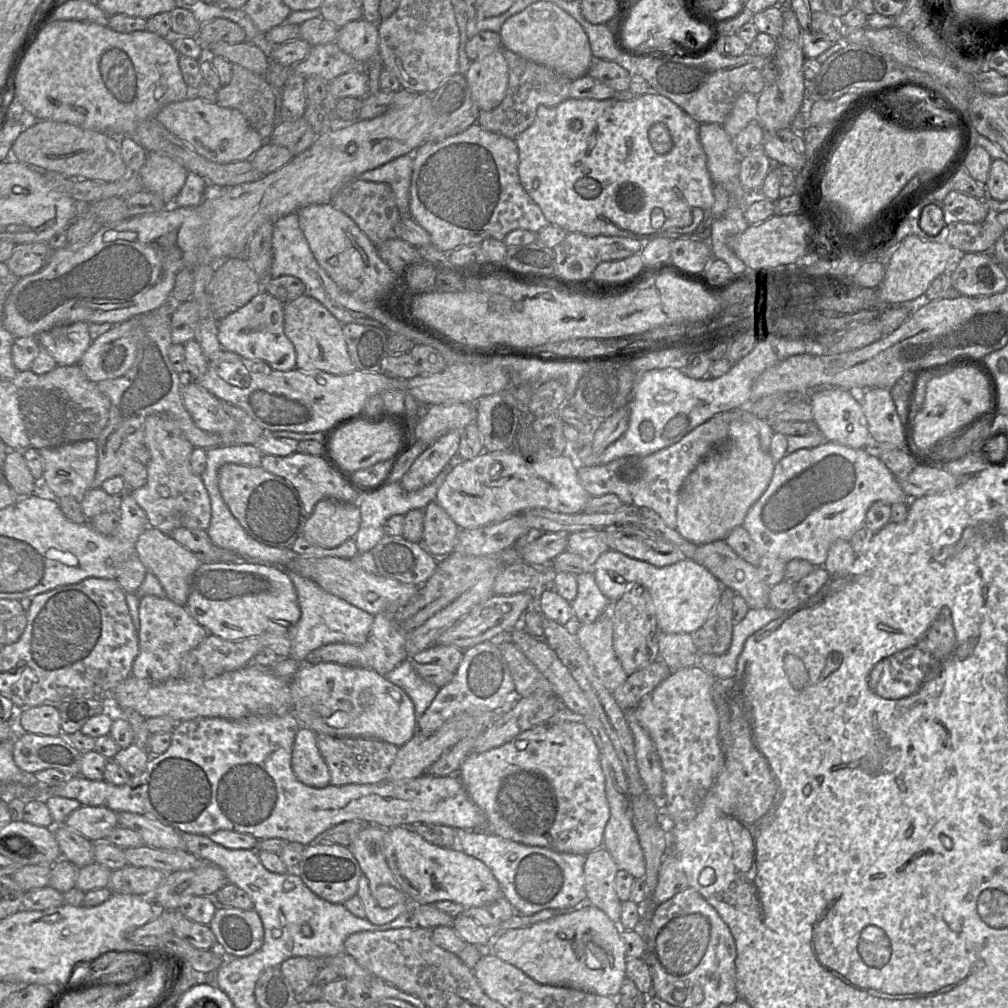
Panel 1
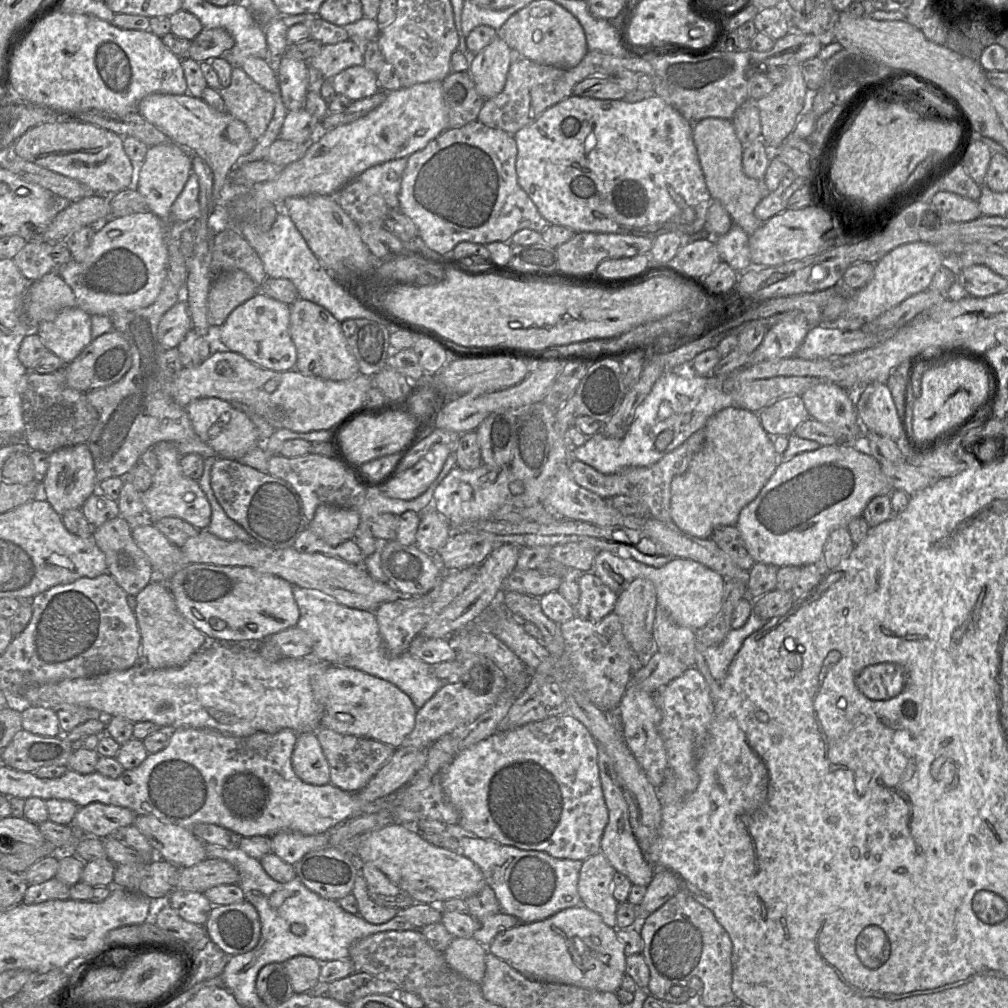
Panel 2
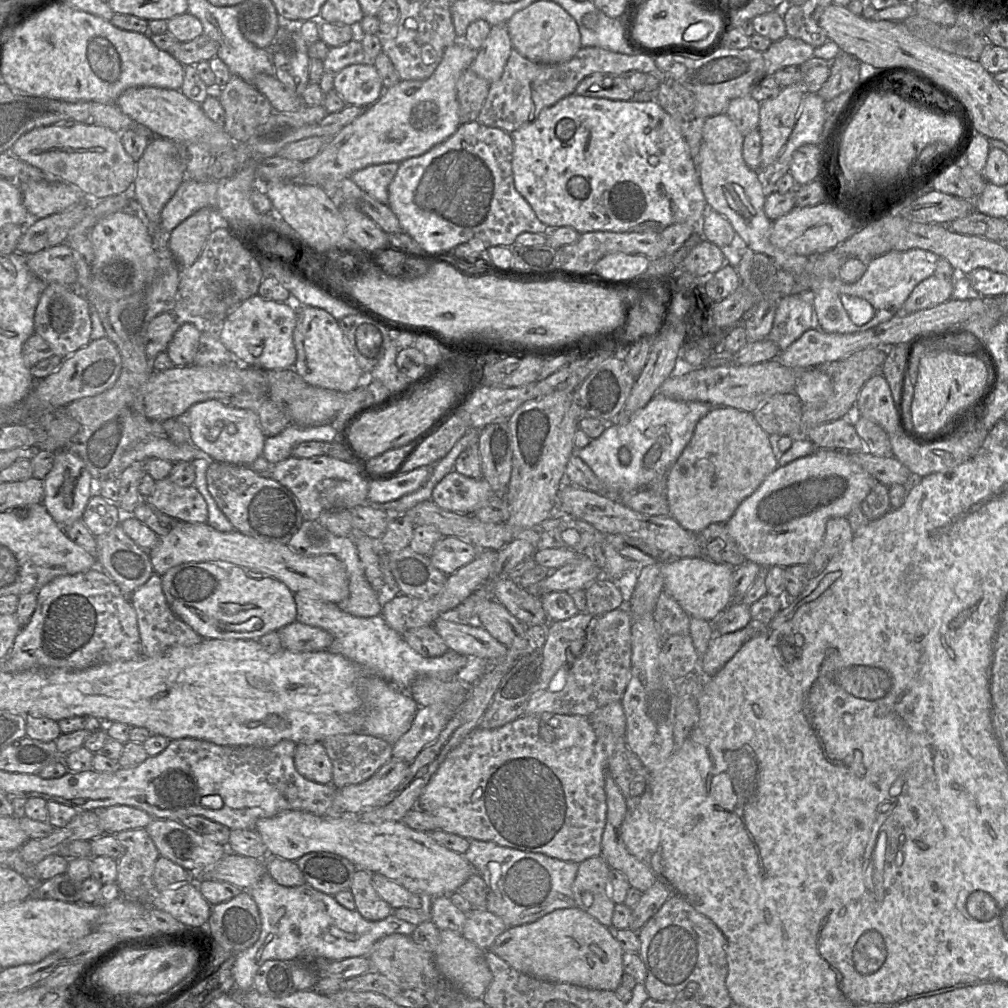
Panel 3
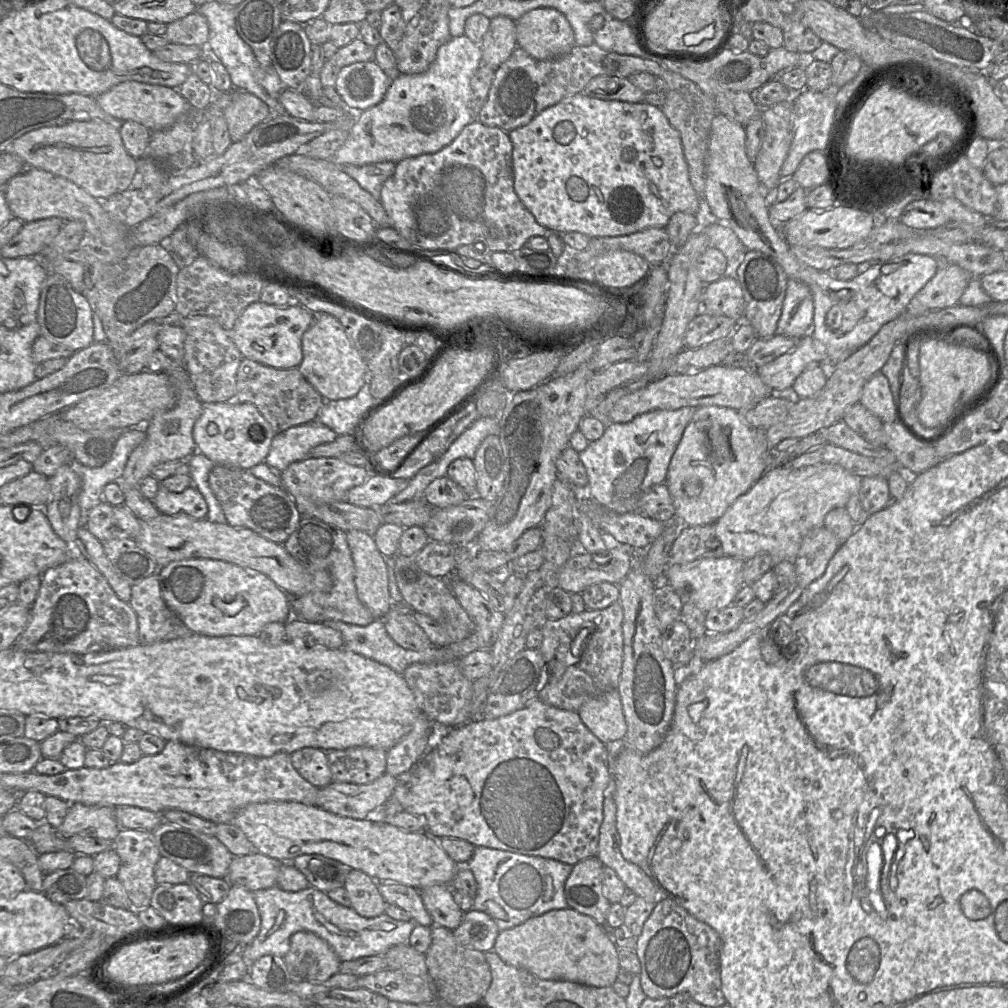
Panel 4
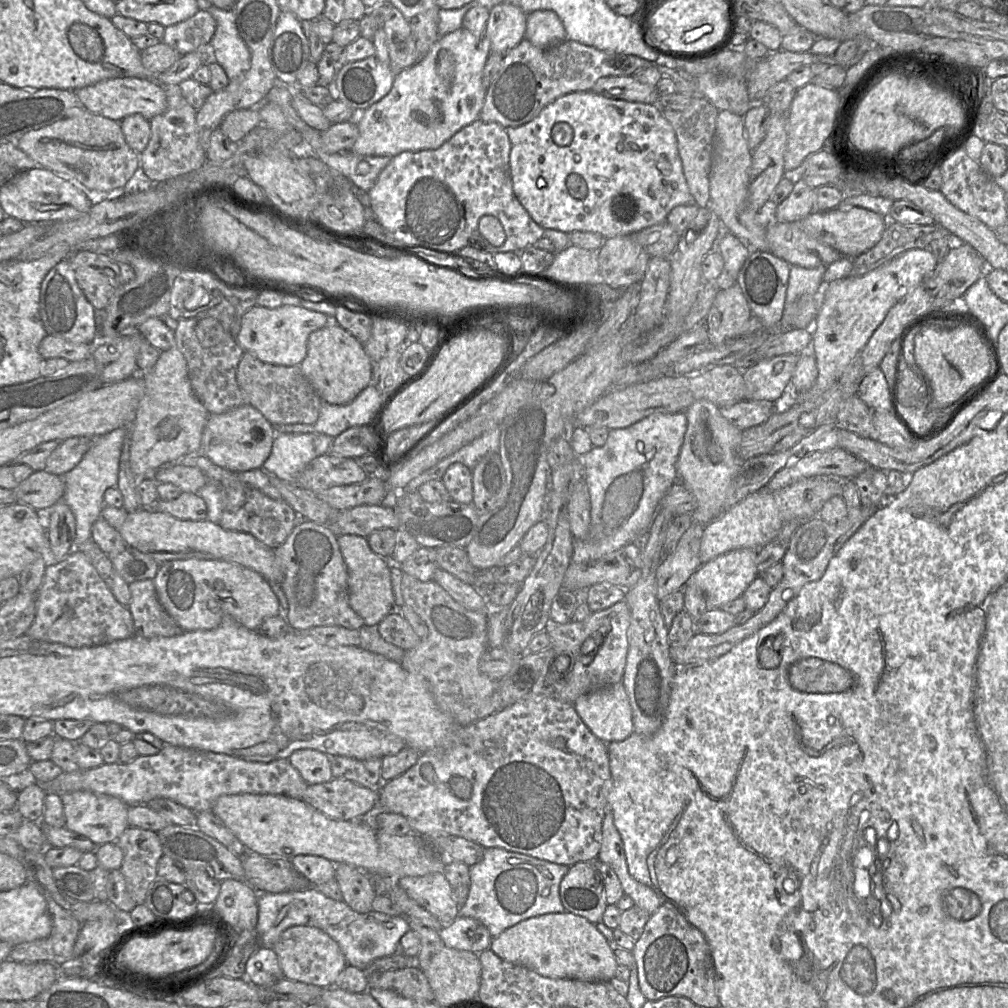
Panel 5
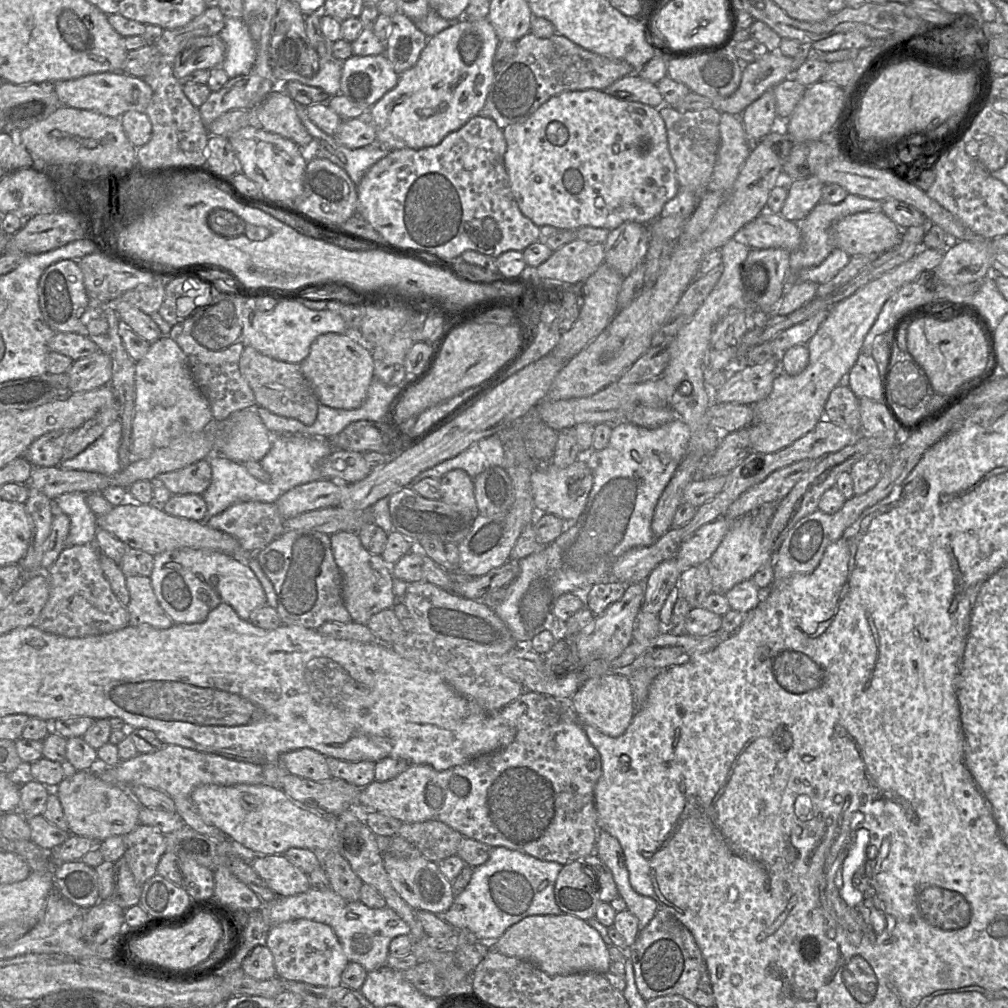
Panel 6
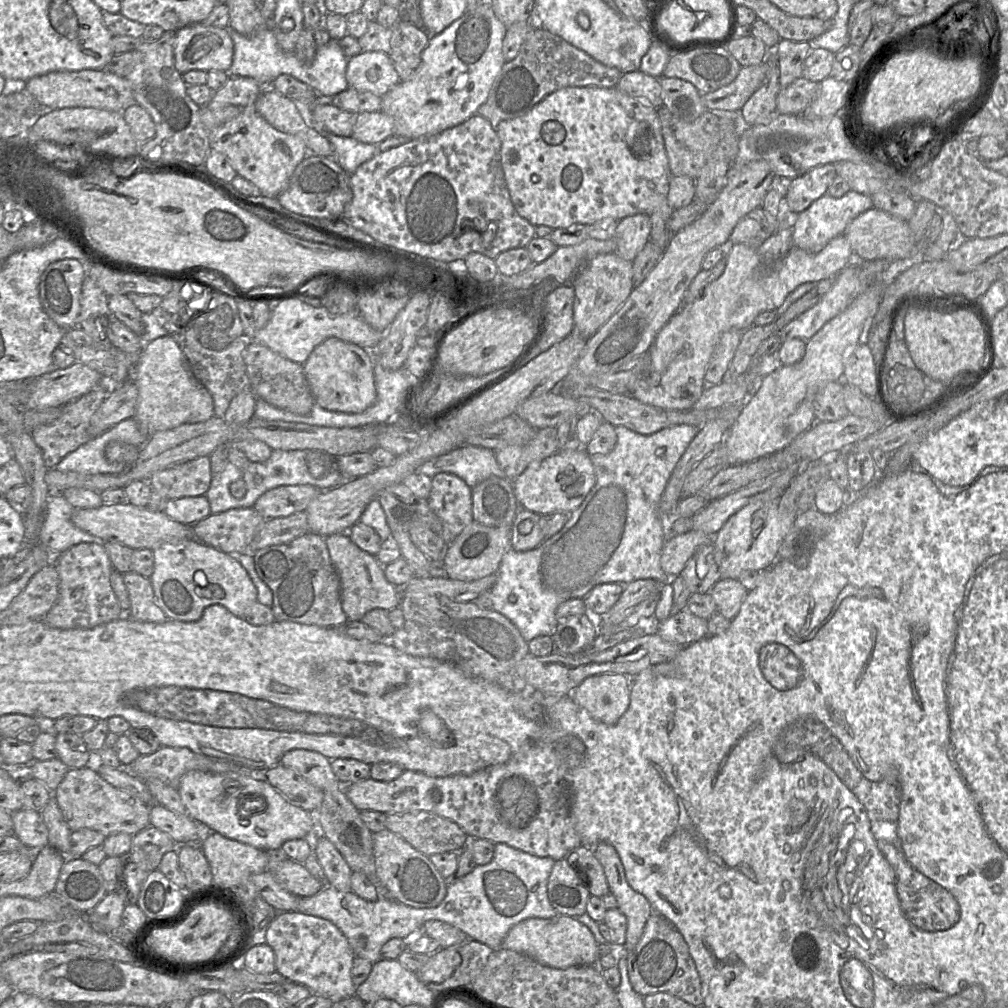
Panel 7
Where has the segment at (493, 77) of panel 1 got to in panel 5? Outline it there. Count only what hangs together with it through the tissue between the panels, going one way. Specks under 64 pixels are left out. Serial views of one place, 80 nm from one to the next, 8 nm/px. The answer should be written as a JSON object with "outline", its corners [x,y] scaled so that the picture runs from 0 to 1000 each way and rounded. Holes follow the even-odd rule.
{"outline":[[[496,3],[486,10],[480,37],[486,43],[487,53],[502,54],[521,38],[523,14],[517,8],[506,4]]]}

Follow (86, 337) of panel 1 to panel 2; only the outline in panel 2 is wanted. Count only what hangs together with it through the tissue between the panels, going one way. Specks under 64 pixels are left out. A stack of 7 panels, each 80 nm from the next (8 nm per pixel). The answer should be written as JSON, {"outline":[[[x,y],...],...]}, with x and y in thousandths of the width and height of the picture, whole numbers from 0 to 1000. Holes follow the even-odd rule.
{"outline":[[[63,306],[54,316],[38,321],[32,328],[65,362],[91,338],[90,313],[78,306]]]}

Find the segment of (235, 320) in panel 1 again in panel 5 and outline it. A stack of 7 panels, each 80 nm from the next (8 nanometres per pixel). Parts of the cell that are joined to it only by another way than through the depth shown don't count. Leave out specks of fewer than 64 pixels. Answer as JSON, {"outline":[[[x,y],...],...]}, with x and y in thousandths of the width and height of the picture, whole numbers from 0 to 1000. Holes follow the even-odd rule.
{"outline":[[[280,302],[275,306],[267,307],[252,303],[240,313],[234,338],[242,349],[251,351],[260,359],[279,363],[296,363],[305,351],[307,332],[322,324],[326,319],[327,315],[324,313],[298,304]]]}

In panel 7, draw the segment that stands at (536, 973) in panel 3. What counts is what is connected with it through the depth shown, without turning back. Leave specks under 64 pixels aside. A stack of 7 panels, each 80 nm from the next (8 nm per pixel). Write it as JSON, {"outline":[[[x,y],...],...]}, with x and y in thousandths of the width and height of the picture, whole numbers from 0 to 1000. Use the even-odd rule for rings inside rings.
{"outline":[[[553,908],[546,912],[524,911],[510,918],[502,927],[497,939],[521,946],[538,957],[561,961],[566,958],[593,957],[593,936],[582,919],[571,910]]]}

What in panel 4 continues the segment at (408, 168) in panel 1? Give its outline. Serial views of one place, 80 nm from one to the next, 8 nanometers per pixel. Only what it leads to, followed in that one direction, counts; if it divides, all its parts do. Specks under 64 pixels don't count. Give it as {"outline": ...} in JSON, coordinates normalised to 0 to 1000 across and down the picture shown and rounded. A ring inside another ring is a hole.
{"outline":[[[376,161],[364,164],[335,164],[340,171],[349,176],[369,194],[377,199],[380,182],[388,176],[393,168],[391,161]]]}

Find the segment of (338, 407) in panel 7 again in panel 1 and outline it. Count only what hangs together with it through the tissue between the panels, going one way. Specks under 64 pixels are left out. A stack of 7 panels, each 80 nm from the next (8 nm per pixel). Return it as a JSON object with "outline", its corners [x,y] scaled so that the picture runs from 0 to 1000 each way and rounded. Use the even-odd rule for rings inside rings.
{"outline":[[[299,293],[282,302],[282,329],[293,345],[293,366],[331,372],[343,372],[353,367],[344,346],[339,321],[315,298]]]}

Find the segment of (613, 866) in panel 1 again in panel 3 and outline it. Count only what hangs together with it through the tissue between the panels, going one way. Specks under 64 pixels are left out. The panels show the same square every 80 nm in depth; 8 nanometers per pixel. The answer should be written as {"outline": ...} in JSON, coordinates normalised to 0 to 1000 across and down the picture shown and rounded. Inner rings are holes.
{"outline":[[[597,848],[585,850],[574,856],[567,877],[570,899],[600,920],[607,919],[610,900],[604,884],[605,862]]]}

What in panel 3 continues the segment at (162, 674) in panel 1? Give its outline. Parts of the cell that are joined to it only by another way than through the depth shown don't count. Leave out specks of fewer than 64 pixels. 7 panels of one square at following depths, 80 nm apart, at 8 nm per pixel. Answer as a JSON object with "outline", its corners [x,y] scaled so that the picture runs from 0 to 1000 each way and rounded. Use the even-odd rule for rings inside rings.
{"outline":[[[154,567],[144,579],[132,586],[130,600],[136,611],[140,636],[139,650],[143,652],[157,651],[173,641],[194,640],[201,634],[173,609],[164,593],[160,579],[160,571]]]}

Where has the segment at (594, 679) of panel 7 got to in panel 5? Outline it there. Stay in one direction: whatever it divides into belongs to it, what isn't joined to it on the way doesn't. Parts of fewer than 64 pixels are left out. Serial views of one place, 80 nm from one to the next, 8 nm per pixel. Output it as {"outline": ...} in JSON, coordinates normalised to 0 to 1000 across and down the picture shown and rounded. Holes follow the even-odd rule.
{"outline":[[[616,676],[579,688],[567,699],[587,728],[601,738],[628,727],[626,700]]]}

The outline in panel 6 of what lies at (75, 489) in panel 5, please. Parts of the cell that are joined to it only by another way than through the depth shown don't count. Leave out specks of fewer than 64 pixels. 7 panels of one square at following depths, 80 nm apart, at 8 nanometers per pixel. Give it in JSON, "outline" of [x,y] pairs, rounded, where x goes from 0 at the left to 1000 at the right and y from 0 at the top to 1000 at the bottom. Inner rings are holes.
{"outline":[[[114,418],[74,453],[63,456],[59,463],[64,466],[79,466],[112,471],[121,466],[118,455],[118,444],[121,436],[121,422]],[[72,488],[56,493],[52,500],[54,509],[61,508],[69,515],[66,543],[72,541],[93,541],[97,525],[97,512],[85,498],[88,489]]]}

